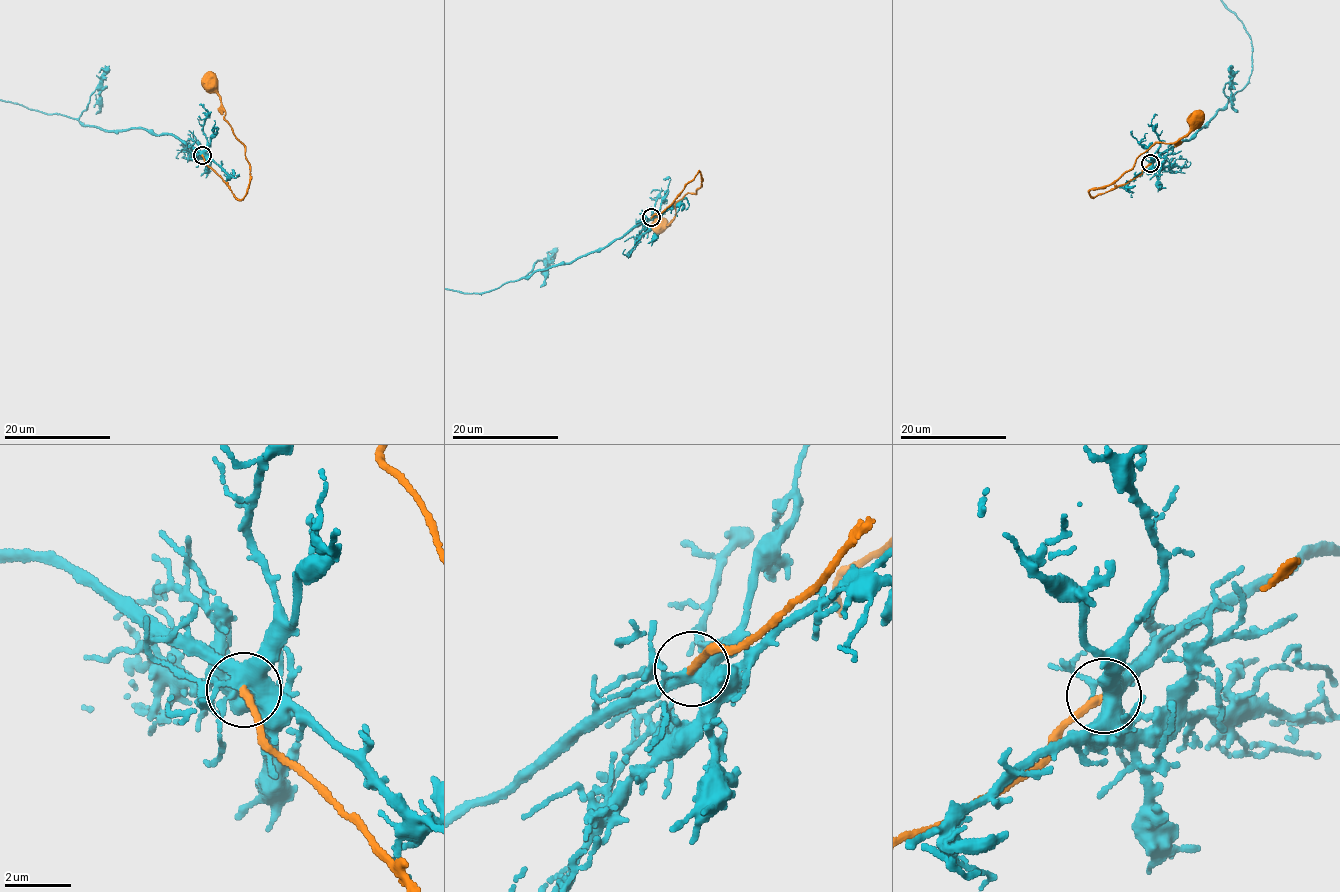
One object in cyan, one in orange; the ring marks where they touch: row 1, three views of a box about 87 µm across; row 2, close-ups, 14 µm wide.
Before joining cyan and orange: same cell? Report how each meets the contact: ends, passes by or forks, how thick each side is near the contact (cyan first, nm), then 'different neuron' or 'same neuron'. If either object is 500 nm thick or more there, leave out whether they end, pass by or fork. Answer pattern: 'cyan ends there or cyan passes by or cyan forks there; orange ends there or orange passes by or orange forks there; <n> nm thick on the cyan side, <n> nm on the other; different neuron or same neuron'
cyan forks there; orange ends there; 480 nm thick on the cyan side, 240 nm on the other; same neuron

